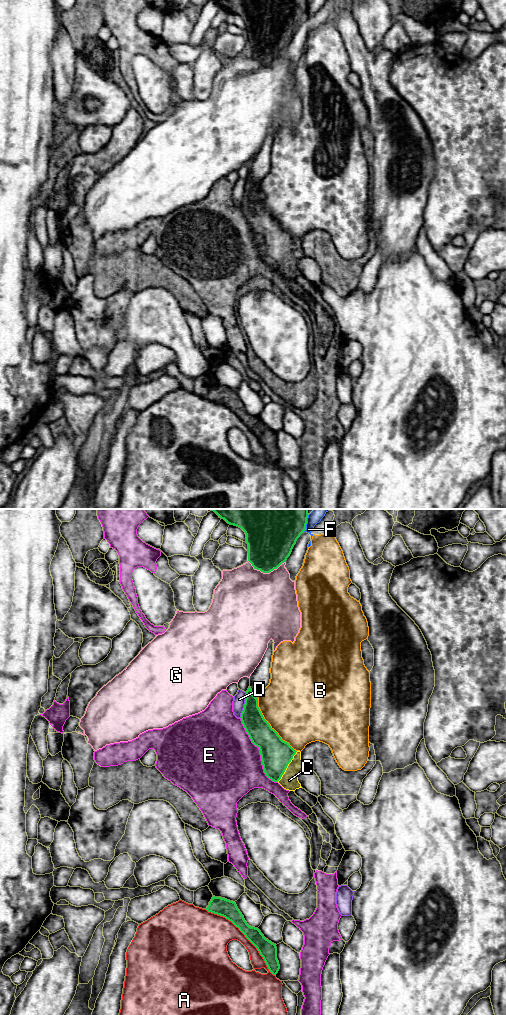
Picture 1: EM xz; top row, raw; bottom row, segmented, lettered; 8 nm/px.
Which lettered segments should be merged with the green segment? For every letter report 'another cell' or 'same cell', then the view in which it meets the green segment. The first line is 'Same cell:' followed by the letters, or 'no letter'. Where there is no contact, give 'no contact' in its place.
Same cell: C
A: another cell | xz
B: another cell | xz
C: same cell | xz
D: another cell | xz
E: another cell | xz
F: another cell | xz
G: another cell | xz

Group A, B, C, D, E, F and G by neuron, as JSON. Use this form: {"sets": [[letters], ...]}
{"sets": [["A"], ["B"], ["C"], ["D"], ["E"], ["F"], ["G"]]}

